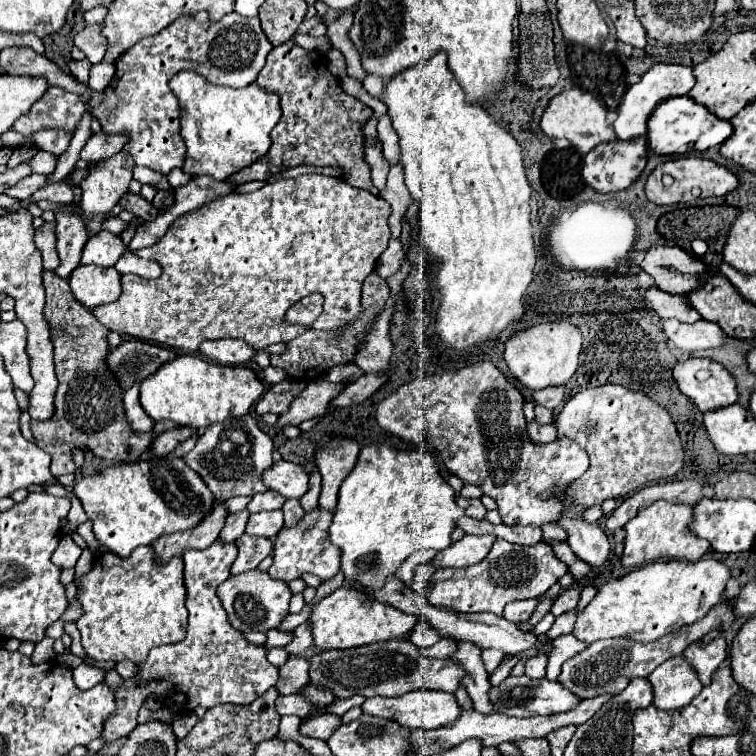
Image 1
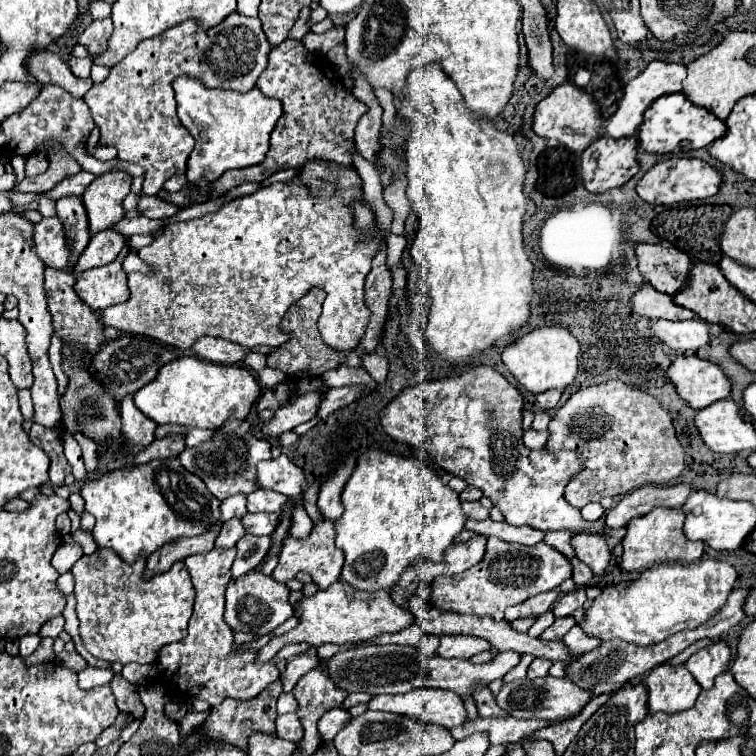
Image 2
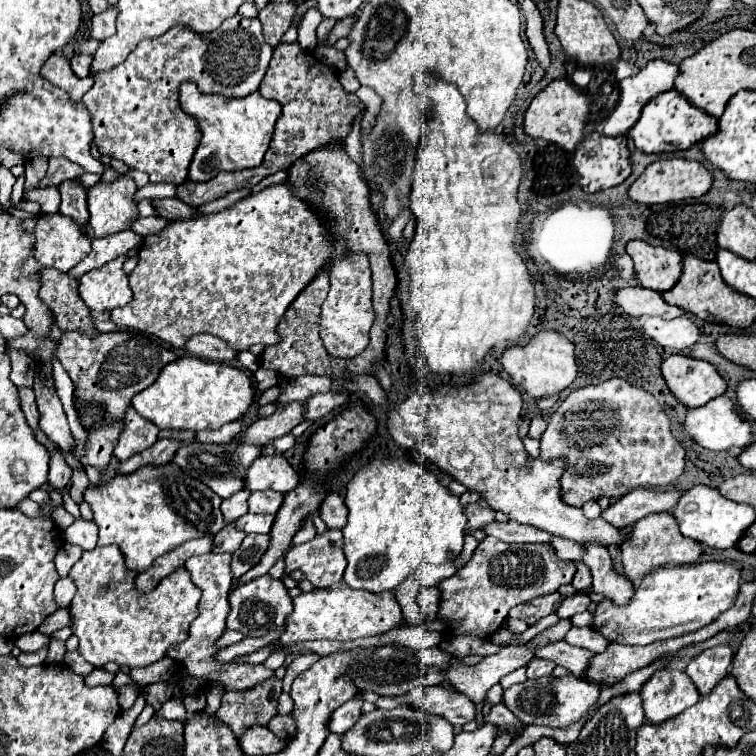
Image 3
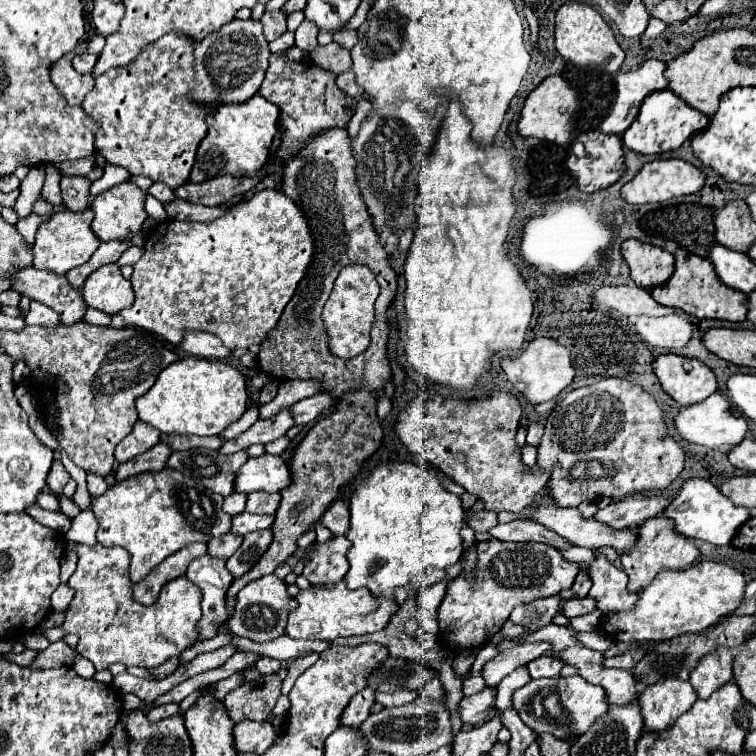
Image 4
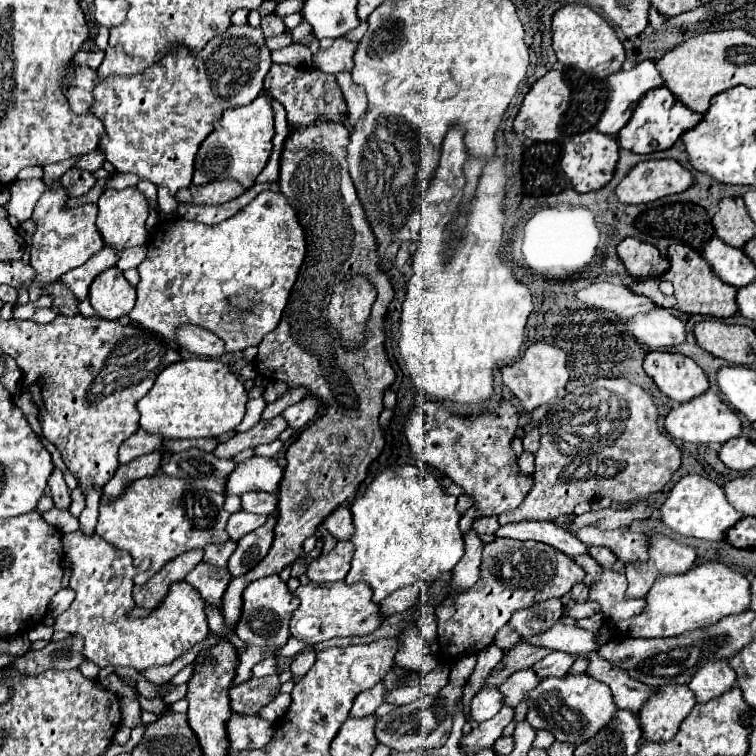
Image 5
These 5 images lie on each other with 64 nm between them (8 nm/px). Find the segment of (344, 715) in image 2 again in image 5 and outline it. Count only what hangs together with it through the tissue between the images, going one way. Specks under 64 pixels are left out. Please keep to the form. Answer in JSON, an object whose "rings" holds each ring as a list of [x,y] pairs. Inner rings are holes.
{"rings":[[[376,684],[370,690],[364,690],[356,696],[352,708],[350,708],[350,718],[364,718],[364,716],[372,716],[374,710],[384,704],[384,686]]]}

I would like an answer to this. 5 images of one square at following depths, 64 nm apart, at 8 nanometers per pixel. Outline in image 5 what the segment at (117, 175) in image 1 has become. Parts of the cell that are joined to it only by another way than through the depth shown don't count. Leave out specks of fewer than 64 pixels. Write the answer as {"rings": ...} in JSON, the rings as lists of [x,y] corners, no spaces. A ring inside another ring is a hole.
{"rings":[[[108,188],[98,200],[96,226],[100,228],[100,234],[104,236],[104,242],[114,246],[120,252],[124,248],[146,244],[146,238],[148,238],[146,218],[148,218],[148,200],[138,188],[126,188],[126,190]]]}

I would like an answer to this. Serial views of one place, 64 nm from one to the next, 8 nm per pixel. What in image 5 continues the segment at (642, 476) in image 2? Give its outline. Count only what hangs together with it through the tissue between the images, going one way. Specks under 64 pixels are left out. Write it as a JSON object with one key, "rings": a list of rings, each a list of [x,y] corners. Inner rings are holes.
{"rings":[[[596,380],[588,386],[580,386],[574,392],[566,394],[560,402],[556,402],[546,418],[540,422],[540,448],[536,452],[536,472],[534,472],[534,488],[526,496],[526,500],[512,512],[500,514],[500,524],[520,522],[520,520],[554,520],[562,514],[572,514],[576,504],[588,500],[610,498],[618,504],[638,502],[654,492],[660,492],[680,468],[682,452],[658,428],[658,408],[654,406],[650,394],[640,386],[624,380]]]}

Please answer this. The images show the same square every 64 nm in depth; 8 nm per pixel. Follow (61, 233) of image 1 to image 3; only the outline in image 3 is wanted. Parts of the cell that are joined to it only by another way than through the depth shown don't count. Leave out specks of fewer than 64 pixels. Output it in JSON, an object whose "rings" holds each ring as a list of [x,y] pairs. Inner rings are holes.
{"rings":[[[68,180],[58,186],[62,194],[60,202],[60,214],[72,216],[78,224],[84,224],[84,230],[88,226],[88,208],[86,208],[86,188],[82,188],[76,180]]]}

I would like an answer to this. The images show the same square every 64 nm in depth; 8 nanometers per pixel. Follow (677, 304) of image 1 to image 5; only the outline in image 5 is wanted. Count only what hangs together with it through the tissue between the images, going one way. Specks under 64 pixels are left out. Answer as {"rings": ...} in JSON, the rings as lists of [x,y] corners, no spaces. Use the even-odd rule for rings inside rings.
{"rings":[[[610,282],[592,284],[584,290],[580,290],[578,300],[584,302],[586,306],[610,310],[616,316],[620,316],[622,320],[628,320],[630,316],[636,316],[638,312],[650,312],[656,306],[646,296],[634,294],[632,288],[628,288],[624,284],[610,284]]]}

